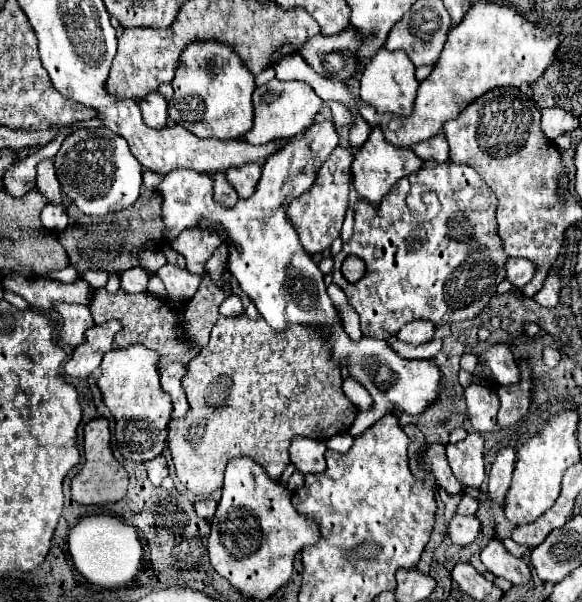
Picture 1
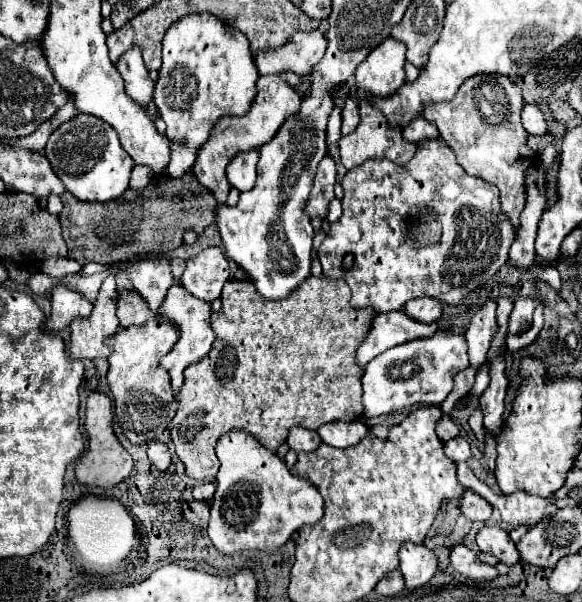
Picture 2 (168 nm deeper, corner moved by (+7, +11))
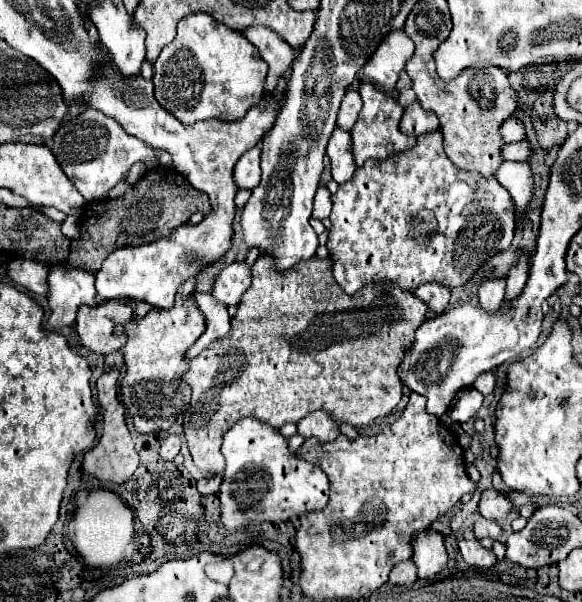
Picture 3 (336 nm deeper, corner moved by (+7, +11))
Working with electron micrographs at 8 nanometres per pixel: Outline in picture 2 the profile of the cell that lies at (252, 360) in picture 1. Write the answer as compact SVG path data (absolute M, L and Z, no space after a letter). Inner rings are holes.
M312 276L284 300L264 300L252 282L230 280L222 290L222 308L212 312L210 318L210 326L216 334L212 350L200 362L184 370L184 386L176 394L178 410L172 420L170 436L186 474L194 480L214 478L220 466L214 448L218 438L230 430L252 434L264 448L276 452L294 426L318 430L328 422L352 422L360 418L362 370L356 366L354 352L364 340L372 318L372 308L356 310L350 306L350 288L344 278L332 280Z

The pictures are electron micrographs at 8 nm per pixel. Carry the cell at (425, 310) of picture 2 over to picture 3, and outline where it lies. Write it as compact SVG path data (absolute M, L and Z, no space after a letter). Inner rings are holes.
M436 282L420 284L420 288L416 288L414 294L420 296L434 314L444 312L444 308L446 308L446 304L450 300L450 290L444 288L444 284L436 284Z

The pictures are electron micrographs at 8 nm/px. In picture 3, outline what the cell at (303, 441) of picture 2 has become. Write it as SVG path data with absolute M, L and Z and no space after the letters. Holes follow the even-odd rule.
M324 410L312 412L298 422L298 434L306 436L306 438L316 436L320 442L330 442L330 440L338 438L340 422L332 420L332 416L328 416L328 412L324 412Z

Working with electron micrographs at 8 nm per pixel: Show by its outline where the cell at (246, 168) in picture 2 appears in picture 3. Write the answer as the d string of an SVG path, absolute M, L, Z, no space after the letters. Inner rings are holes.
M254 146L240 156L234 168L234 180L240 188L256 188L260 182L260 148Z

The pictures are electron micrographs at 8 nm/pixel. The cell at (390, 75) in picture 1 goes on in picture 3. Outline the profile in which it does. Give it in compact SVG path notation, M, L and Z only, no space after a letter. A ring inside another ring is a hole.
M404 30L388 32L388 36L380 42L380 48L376 48L376 52L372 54L372 60L364 64L362 74L376 88L392 92L400 72L404 70L406 62L412 58L412 52L414 52L414 42L404 34Z

